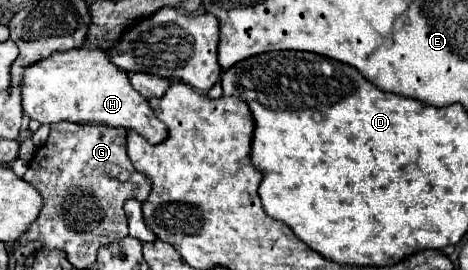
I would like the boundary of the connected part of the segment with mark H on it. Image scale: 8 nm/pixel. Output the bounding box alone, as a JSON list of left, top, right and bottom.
[21,46,167,144]

